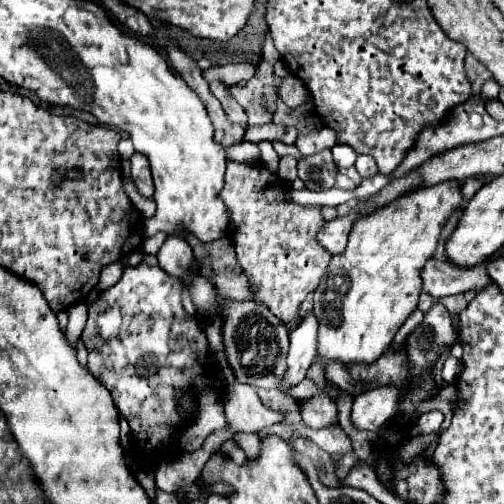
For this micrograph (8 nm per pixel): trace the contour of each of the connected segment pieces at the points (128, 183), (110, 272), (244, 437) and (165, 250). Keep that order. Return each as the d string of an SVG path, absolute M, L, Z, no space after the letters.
M123 177L123 186L133 205L136 207L136 209L138 209L138 211L140 211L142 217L152 217L156 210L156 204L153 198L146 198L142 196L130 178Z
M120 261L106 267L106 271L102 271L102 275L100 275L96 291L104 291L104 289L110 289L112 285L116 285L116 281L122 277L122 271L124 271L124 267L122 267Z
M238 433L238 435L234 435L236 439L240 439L240 445L242 445L242 449L246 451L246 455L248 457L252 457L252 461L260 455L260 441L258 441L258 435L254 435L254 433Z
M168 235L156 257L158 257L160 267L166 273L176 275L180 279L182 279L182 275L188 275L190 259L194 259L192 247L180 235Z

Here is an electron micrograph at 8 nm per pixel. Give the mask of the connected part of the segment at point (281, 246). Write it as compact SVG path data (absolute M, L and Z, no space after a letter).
M228 163L222 199L232 215L230 237L236 247L238 263L254 285L254 301L262 301L286 323L288 331L292 331L298 323L300 303L318 287L332 255L322 251L314 239L324 221L320 215L322 209L300 207L286 201L286 195L284 183L268 171L264 175L260 165Z

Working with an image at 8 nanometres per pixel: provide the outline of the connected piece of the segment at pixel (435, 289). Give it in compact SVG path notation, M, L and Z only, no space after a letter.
M430 259L422 267L422 283L424 291L430 293L432 297L444 297L444 295L454 295L454 293L464 293L464 291L480 291L482 287L490 285L490 277L486 275L486 261L464 269L464 267L454 267L448 261L436 261Z

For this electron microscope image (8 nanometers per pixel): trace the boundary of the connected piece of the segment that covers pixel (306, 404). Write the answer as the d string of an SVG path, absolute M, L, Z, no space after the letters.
M318 395L314 399L300 401L300 415L302 421L312 429L338 425L338 409L328 395Z

